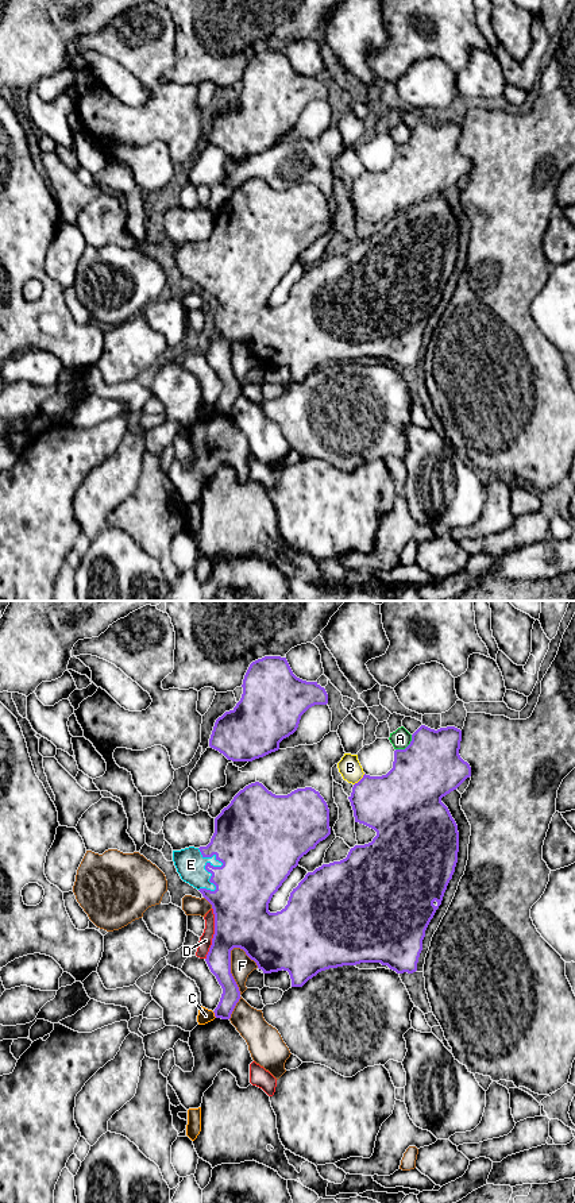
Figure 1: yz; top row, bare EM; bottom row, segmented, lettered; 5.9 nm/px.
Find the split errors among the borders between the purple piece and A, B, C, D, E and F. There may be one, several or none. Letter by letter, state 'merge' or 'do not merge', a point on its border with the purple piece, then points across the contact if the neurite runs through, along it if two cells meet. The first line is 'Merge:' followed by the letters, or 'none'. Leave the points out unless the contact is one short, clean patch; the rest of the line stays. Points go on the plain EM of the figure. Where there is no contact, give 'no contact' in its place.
Merge: E
A: do not merge; meets purple in yz at (408, 141)
B: do not merge; meets purple in yz at (361, 174)
C: do not merge; meets purple in yz at (215, 409); border along yz (212, 407), (216, 412)
D: do not merge; meets purple in yz at (215, 328)
E: merge; meets purple in yz at (212, 261)
F: do not merge; meets purple in yz at (230, 366)

